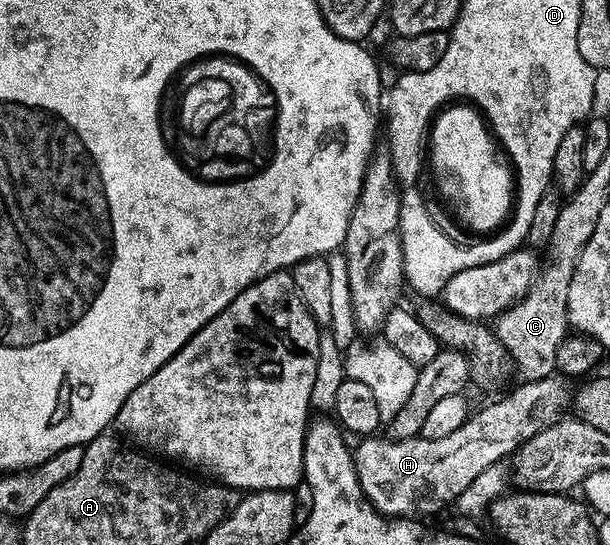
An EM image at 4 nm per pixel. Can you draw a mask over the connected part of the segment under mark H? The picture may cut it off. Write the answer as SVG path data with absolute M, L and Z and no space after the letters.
M560 374L541 378L539 381L518 383L518 388L507 396L483 405L478 412L476 409L466 418L463 426L459 426L455 434L447 434L447 438L428 440L419 435L410 440L380 440L380 435L374 434L362 439L358 443L361 445L353 452L353 469L357 471L359 486L366 500L386 518L429 518L425 516L435 515L448 504L450 507L463 494L463 490L467 490L467 486L471 486L471 482L475 482L475 478L479 478L479 474L487 470L487 466L502 463L506 458L512 457L540 428L546 428L566 415L571 404L569 384L570 381Z

